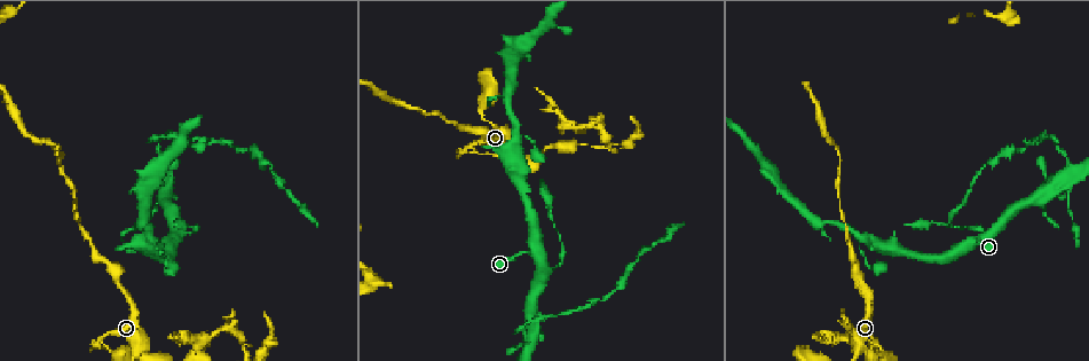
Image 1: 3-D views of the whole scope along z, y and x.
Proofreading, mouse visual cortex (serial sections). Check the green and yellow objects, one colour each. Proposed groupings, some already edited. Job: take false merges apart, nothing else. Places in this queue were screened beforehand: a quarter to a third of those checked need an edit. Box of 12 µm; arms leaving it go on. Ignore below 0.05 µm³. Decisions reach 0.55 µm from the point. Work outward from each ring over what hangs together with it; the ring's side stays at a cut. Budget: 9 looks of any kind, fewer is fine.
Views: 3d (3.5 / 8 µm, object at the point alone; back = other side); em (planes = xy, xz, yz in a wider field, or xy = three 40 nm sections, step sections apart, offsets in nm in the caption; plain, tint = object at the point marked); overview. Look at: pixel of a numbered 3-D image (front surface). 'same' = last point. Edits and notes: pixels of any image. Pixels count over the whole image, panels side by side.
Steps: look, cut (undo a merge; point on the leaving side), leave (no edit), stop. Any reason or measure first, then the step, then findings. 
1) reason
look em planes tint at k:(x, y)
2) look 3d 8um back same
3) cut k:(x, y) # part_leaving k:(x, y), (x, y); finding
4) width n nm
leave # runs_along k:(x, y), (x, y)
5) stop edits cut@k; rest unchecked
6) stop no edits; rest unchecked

narrows sharply
look 3d 8um at 1:(194, 230)

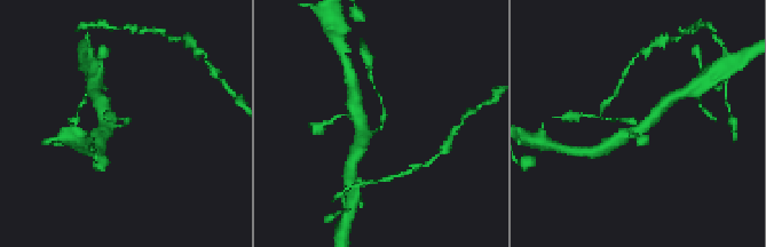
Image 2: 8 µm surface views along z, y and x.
zoom in
look 3d 3.5um at 2:(380, 128)

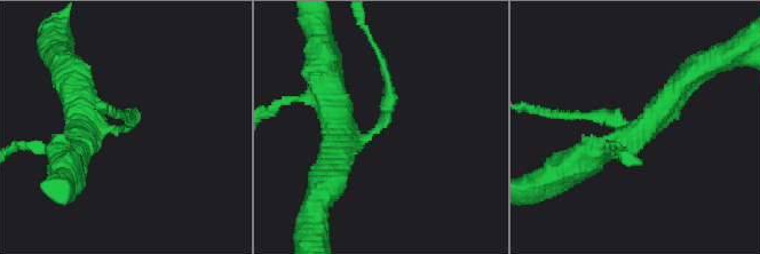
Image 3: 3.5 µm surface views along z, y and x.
need the tissue
look em xy step 2 tint at 3:(382, 123)

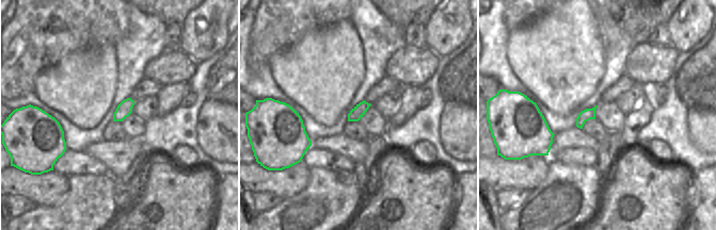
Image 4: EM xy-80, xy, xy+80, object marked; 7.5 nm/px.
arm_widths 100, 400 nm
leave # runs_along 3:(622, 141), (648, 127), (563, 117); continuous, no second cell

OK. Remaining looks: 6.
narrows sharply
look 3d 3.5um back at 1:(529, 139)

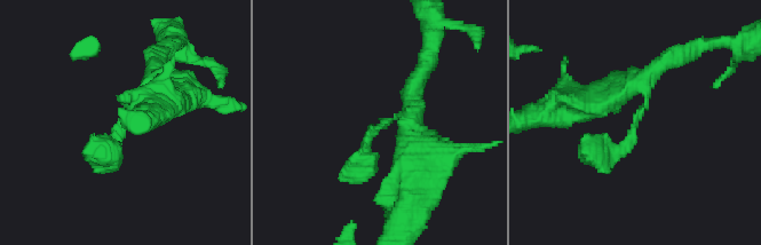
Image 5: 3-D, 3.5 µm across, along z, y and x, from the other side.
need the tissue
look em xy step 2 tint at 5:(118, 127)

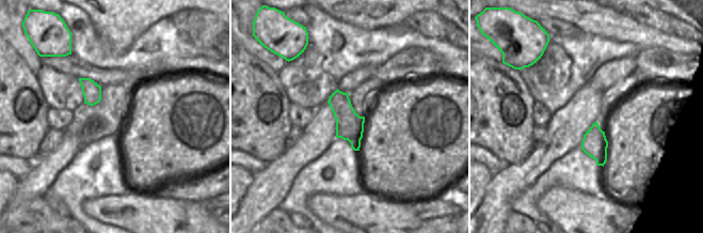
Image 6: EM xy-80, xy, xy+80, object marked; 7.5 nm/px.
cut it another way
look em xy step 5 tint same

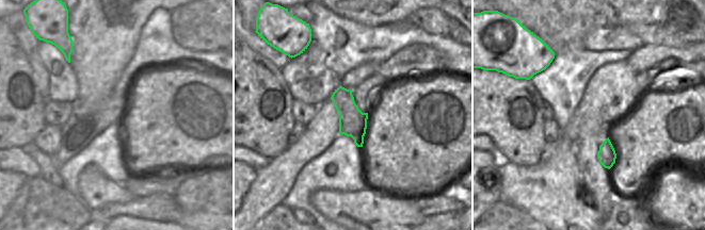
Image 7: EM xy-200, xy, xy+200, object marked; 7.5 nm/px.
leave # runs_along 5:(159, 80), (110, 153), (86, 153); one cell here

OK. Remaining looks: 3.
look 3d 3.5um at 1:(515, 48)

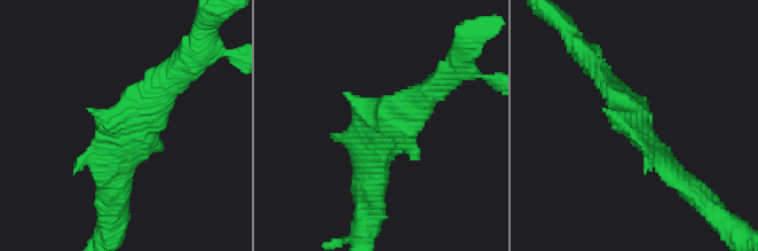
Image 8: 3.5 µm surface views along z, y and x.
now the EM
look em planes tint at 8:(127, 131)

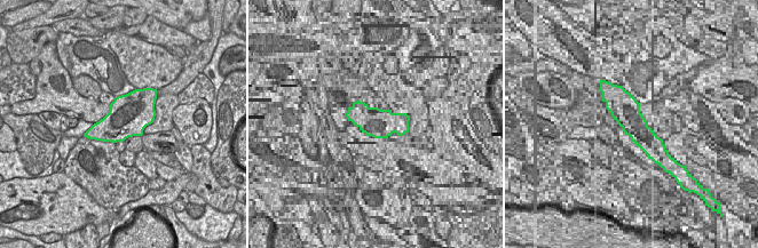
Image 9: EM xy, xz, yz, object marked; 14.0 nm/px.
leave # all the same cell

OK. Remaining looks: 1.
stop no edits; rest unchecked

